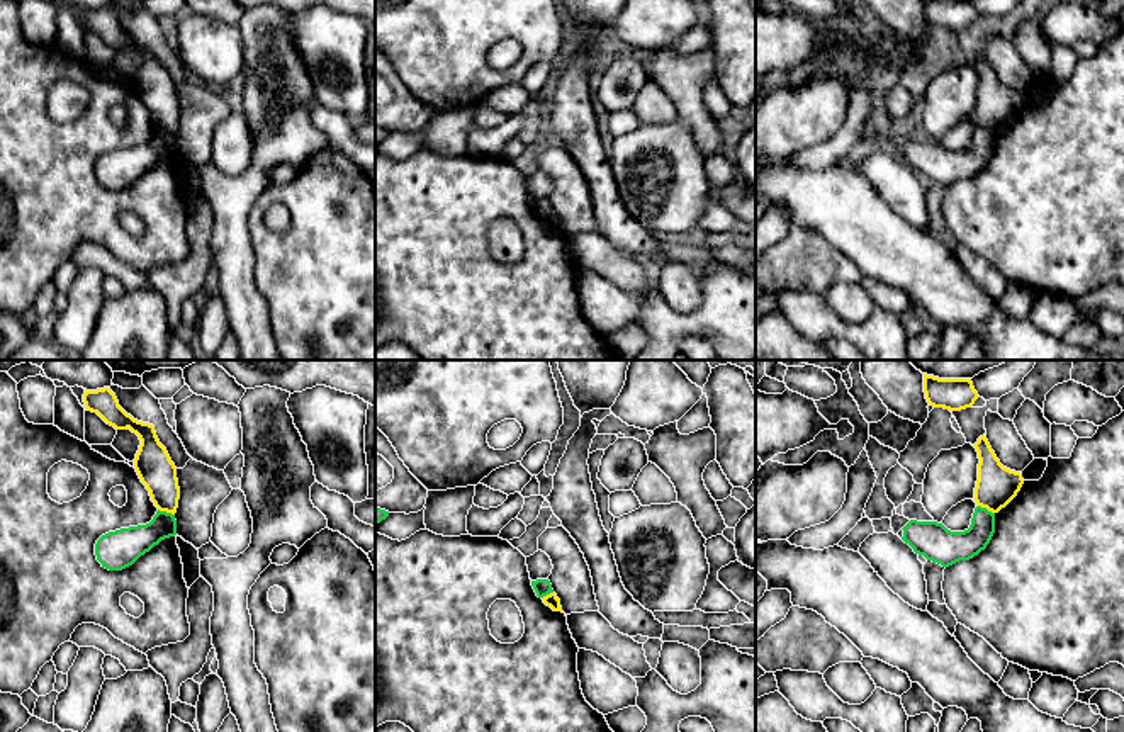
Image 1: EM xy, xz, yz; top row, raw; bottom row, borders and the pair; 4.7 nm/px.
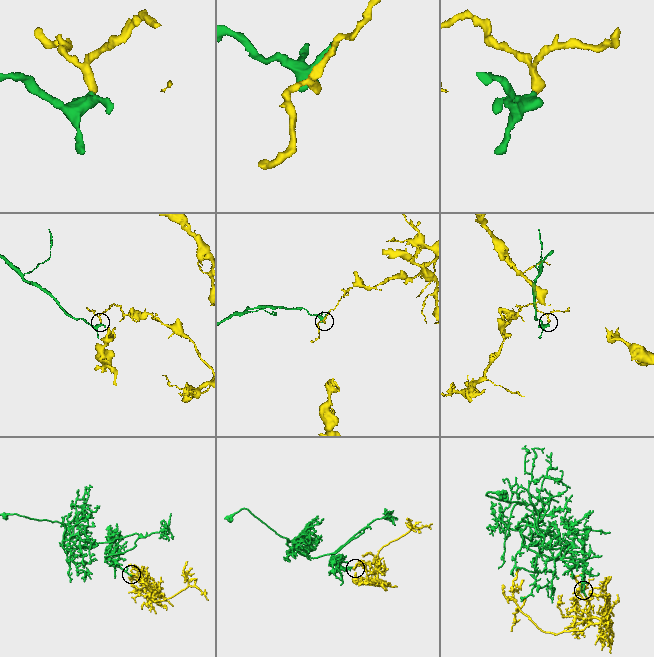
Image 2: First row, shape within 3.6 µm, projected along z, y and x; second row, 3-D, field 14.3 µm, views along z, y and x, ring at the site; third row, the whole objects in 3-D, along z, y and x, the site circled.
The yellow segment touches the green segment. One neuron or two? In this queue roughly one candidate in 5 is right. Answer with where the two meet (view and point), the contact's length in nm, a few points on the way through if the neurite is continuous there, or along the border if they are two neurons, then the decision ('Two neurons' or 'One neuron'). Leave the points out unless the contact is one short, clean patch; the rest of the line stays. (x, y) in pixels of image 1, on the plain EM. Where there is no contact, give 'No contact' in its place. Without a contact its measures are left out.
Touches yellow at xy (167, 131). Shared border 90 nm. Boundary: xy (158, 128), (174, 135). Two neurons

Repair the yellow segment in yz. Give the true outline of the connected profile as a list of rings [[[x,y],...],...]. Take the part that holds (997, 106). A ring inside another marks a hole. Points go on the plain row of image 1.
[[[986,54],[980,56],[973,66],[980,78],[975,121],[978,126],[998,132],[1020,110],[1024,104],[1022,93],[1000,83],[986,59]]]

